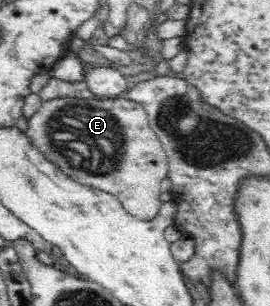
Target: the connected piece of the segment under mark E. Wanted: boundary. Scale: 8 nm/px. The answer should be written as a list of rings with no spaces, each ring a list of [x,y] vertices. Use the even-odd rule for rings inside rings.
[[[122,96],[105,101],[52,99],[45,101],[41,110],[24,120],[22,126],[40,153],[78,183],[113,195],[128,213],[142,220],[154,221],[162,216],[165,205],[162,195],[166,193],[162,187],[170,177],[170,165],[158,134],[148,122],[148,112],[140,104]],[[78,163],[83,163],[80,171],[76,169],[80,167]]]

